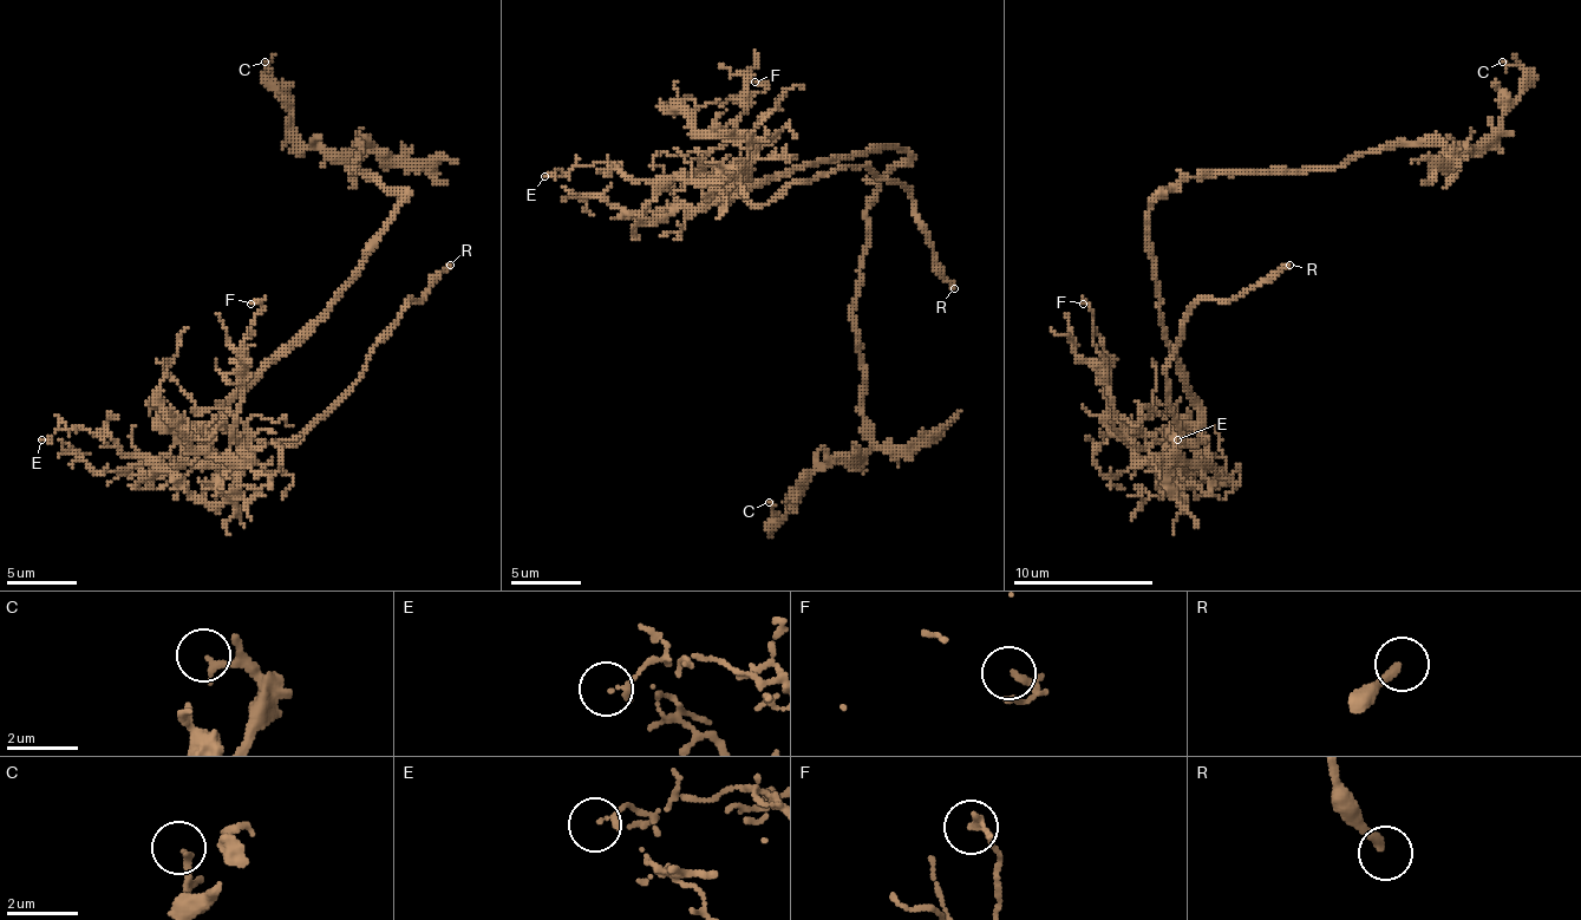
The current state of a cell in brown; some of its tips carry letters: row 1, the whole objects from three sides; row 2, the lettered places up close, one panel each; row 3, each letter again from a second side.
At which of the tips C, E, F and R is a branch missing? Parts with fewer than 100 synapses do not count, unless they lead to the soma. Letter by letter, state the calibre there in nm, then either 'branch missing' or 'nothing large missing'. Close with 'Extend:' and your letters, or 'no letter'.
C: 140 nm | nothing large missing
E: 150 nm | nothing large missing
F: 140 nm | nothing large missing
R: 240 nm | branch missing
Extend: R

